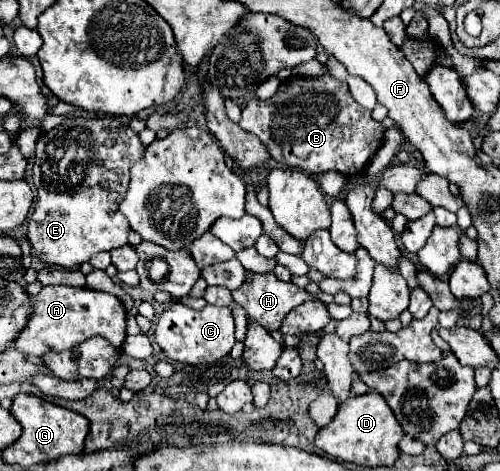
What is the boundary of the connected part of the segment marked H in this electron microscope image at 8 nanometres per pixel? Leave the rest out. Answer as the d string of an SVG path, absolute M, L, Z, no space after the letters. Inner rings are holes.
M253 273L251 275L251 281L245 281L239 289L235 289L233 293L233 299L245 309L247 313L247 321L249 323L259 323L261 327L265 327L269 333L271 331L279 331L281 329L281 323L285 319L285 315L299 307L301 303L305 301L313 301L315 297L307 291L307 289L301 289L297 287L293 281L281 281L275 277L275 273Z

